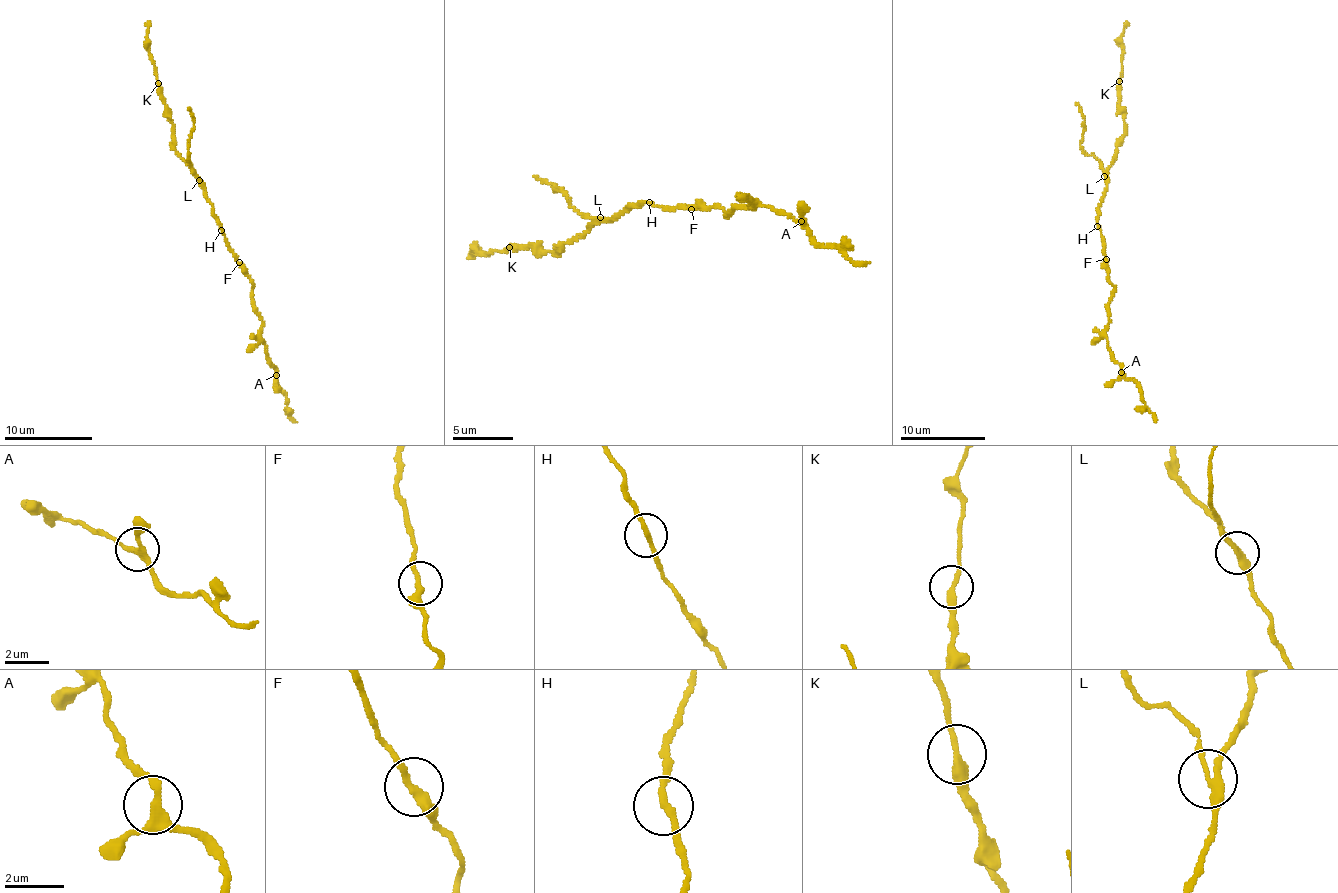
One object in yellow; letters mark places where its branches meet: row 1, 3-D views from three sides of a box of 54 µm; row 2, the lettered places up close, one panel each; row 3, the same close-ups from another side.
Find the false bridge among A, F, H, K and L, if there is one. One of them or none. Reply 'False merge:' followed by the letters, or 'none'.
False merge: L

